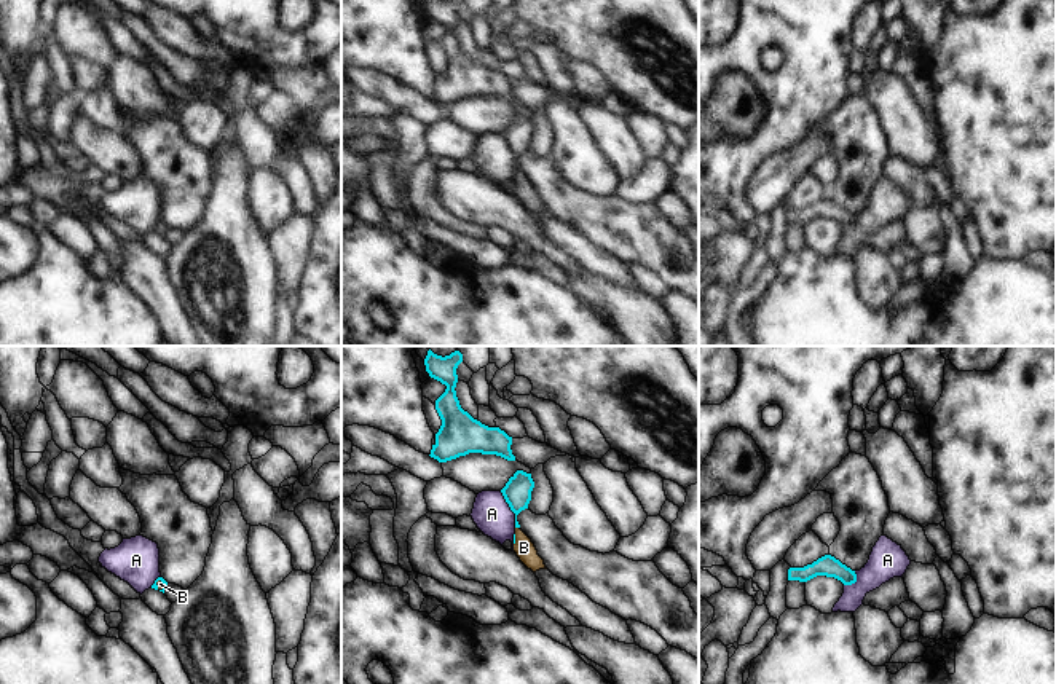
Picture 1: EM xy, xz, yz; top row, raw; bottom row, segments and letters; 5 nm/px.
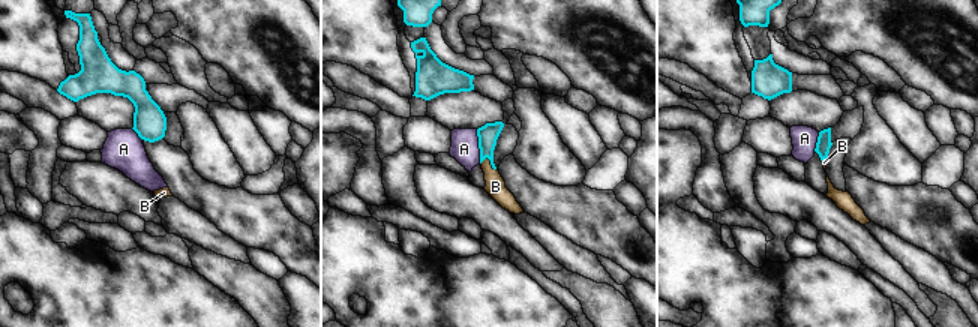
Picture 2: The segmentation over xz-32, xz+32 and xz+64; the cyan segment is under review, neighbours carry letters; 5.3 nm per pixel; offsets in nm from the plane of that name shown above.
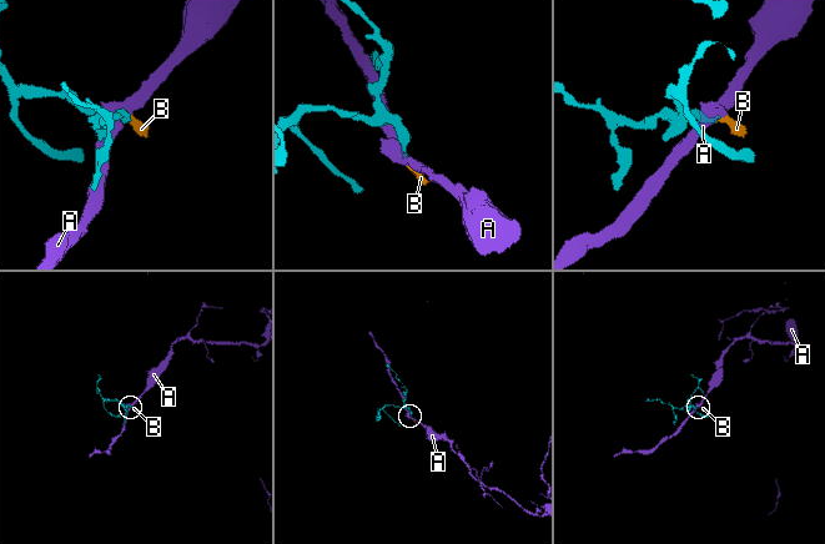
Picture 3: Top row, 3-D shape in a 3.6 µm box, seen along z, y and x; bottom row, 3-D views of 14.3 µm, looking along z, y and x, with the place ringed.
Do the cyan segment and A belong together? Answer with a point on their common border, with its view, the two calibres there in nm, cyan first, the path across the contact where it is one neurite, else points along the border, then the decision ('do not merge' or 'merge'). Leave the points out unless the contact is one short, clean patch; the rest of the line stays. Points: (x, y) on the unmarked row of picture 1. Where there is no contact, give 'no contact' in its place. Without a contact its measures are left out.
meets cyan in xz at (511, 152); 140 nm thick on the cyan side, 190 nm on the other; border along xz (500, 134), (514, 157), (516, 169); do not merge

